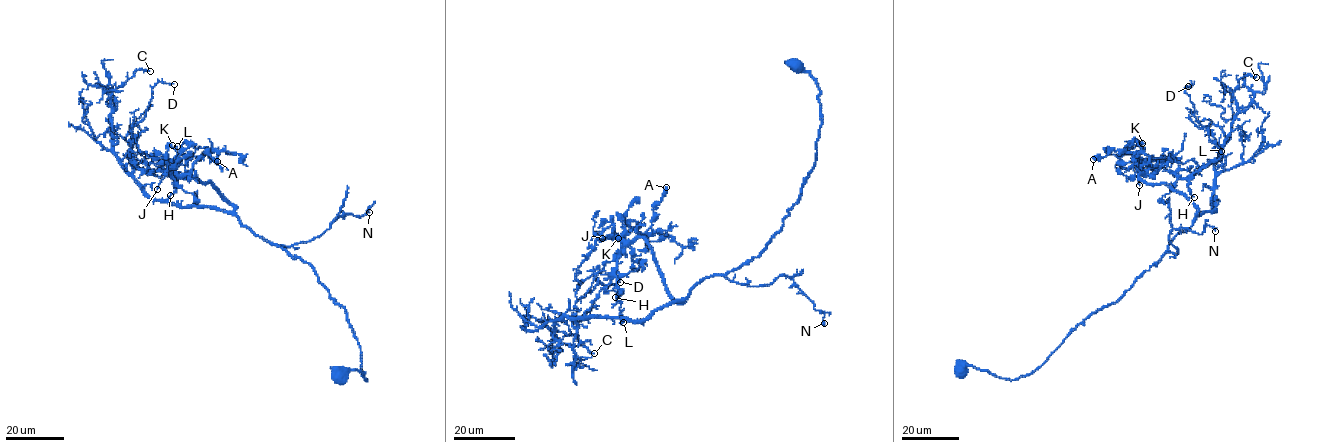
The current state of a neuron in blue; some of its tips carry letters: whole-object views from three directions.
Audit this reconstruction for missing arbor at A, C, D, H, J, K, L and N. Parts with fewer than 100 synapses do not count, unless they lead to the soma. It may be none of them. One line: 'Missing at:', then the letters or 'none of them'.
Missing at: none of them

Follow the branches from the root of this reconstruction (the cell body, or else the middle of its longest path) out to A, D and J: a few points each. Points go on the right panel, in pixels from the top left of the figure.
A: (962, 368), (1009, 379), (1033, 372), (1191, 225), (1197, 208), (1169, 185), (1146, 183), (1135, 153), (1093, 159)
D: (962, 368), (1009, 379), (1033, 372), (1200, 213), (1214, 211), (1225, 158), (1196, 120), (1188, 86)
J: (962, 368), (1009, 379), (1033, 372), (1155, 265), (1197, 208), (1169, 185), (1146, 183), (1140, 164), (1139, 185)

